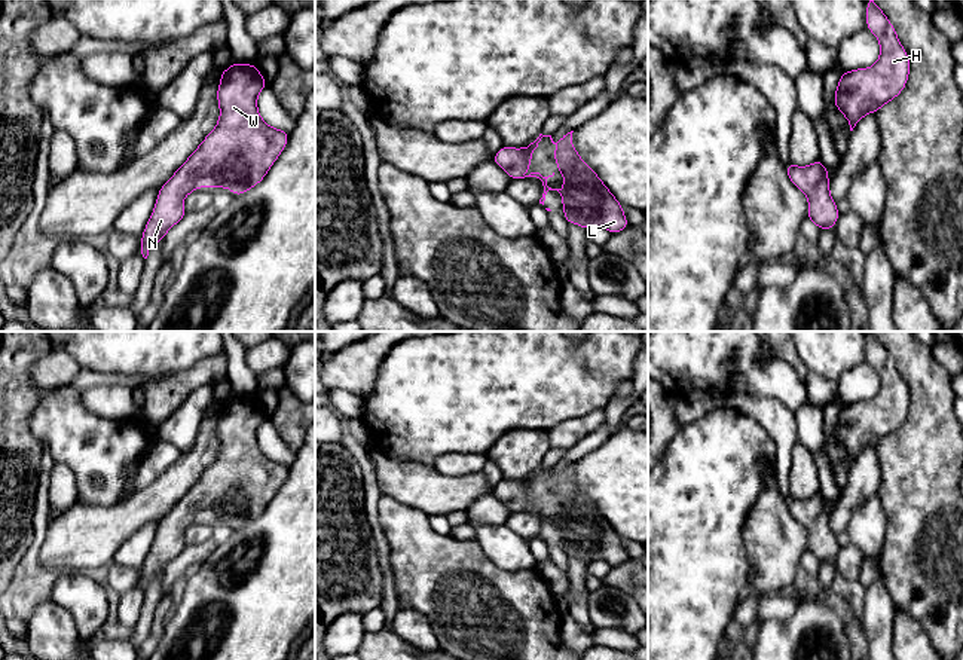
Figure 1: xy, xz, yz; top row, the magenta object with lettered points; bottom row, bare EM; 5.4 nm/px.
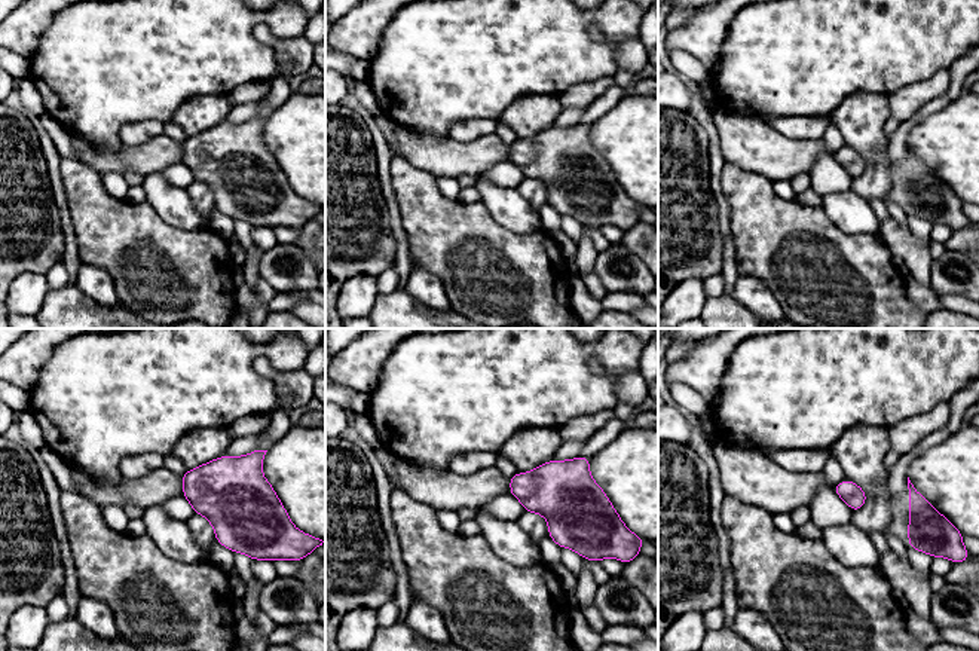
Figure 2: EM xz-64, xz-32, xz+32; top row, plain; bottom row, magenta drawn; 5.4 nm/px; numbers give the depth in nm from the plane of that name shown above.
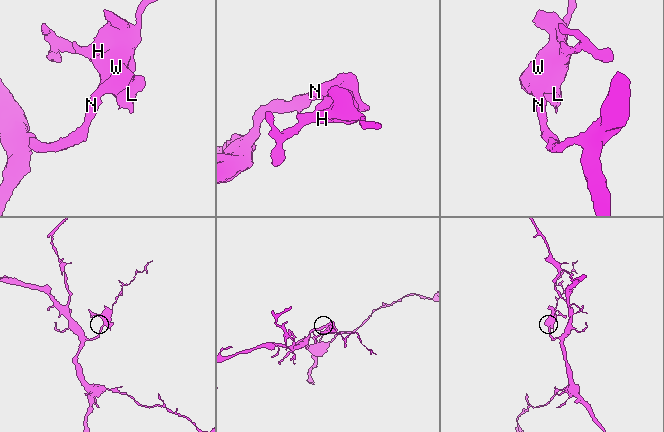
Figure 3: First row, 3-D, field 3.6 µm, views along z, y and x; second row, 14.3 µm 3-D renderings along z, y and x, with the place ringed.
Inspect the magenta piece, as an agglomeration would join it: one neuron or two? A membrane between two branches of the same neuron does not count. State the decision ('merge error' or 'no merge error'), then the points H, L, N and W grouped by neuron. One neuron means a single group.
no merge error; groups H L N W

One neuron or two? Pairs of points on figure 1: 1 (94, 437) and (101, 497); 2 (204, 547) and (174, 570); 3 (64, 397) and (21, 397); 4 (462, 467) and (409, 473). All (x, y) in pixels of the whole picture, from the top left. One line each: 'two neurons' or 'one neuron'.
1: one neuron
2: one neuron
3: two neurons
4: two neurons

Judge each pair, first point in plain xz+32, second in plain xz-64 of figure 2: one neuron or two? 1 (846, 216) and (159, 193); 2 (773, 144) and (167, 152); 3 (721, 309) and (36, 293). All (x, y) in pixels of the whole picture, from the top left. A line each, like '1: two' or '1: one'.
1: one
2: one
3: two

